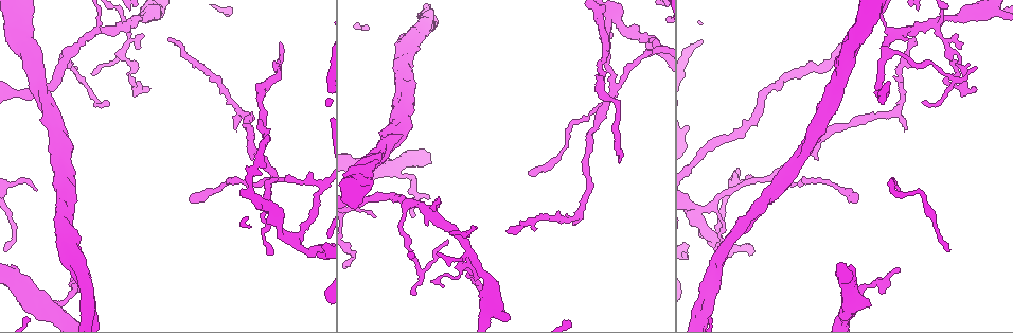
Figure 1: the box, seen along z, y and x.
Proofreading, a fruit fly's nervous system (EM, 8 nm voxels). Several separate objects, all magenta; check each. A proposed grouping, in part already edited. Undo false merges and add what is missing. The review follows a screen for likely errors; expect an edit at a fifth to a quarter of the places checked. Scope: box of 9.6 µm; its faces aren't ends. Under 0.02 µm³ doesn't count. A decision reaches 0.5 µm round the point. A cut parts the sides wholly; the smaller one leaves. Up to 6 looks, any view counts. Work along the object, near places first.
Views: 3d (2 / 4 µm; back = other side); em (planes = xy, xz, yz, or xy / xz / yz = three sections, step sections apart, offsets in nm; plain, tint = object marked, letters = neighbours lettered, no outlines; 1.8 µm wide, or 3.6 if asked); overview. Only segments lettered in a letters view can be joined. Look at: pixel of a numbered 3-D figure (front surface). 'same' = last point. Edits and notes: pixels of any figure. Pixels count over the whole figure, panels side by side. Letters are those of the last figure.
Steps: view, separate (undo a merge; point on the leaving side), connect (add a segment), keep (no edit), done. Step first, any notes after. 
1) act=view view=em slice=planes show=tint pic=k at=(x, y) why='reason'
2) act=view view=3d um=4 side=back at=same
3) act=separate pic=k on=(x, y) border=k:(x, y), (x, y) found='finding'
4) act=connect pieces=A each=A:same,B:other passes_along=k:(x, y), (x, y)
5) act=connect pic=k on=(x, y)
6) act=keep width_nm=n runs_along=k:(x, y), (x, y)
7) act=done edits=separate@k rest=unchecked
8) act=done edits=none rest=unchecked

act=view view=em slice=xz step=4 show=letters pic=1 at=(145, 86) why='tapers out'

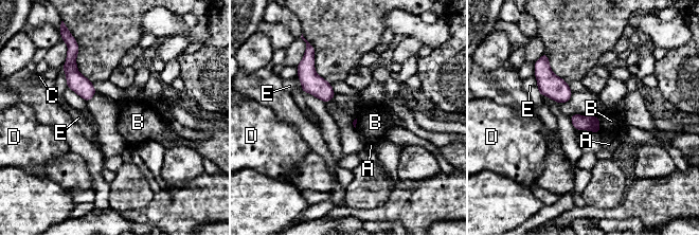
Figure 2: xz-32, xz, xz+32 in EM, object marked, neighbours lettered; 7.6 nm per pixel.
act=view view=em slice=planes show=letters at=same why='cut it another way'

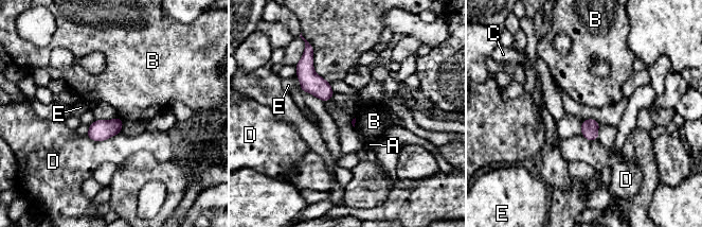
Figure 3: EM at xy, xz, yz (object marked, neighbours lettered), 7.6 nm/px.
act=keep each=A:other,B:other,C:other,D:other,E:other found='no lettered segment goes on from it'

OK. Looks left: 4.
act=view view=em slice=xz step=8 show=letters pic=1 at=(852, 202) why='long arm stops here'

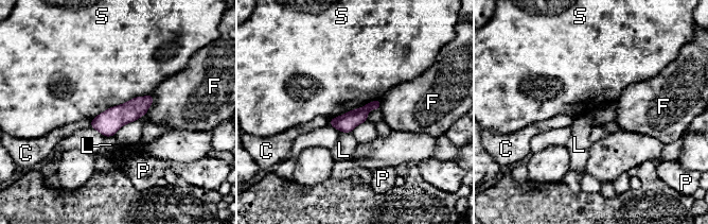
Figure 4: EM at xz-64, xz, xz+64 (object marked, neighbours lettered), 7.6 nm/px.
act=keep each=C:other,F:other,L:other,P:other,S:other border=4:(151, 93), (110, 106), (91, 119) found='none of them fits'

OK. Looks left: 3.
act=view view=3d um=2 pic=1 at=(620, 161) why='free end'

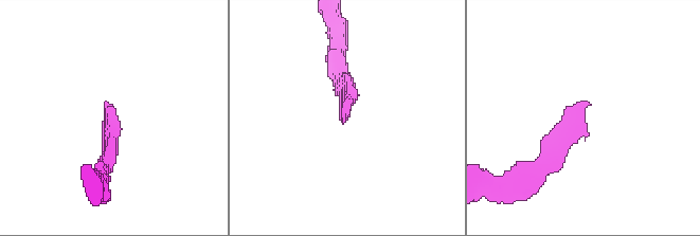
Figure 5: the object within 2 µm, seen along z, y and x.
act=view view=em slice=xz step=16 show=letters pic=5 at=(587, 107) why='shape alone is not enough'

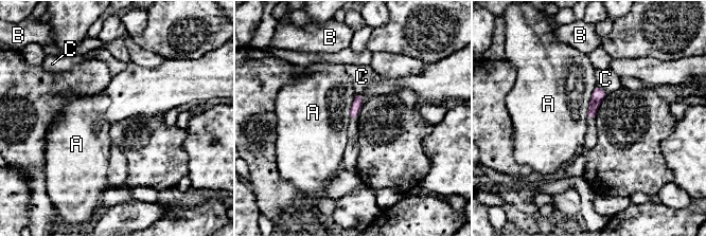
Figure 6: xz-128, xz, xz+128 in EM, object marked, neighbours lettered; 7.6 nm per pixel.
act=view view=em slice=planes show=letters at=same why='cut it another way'

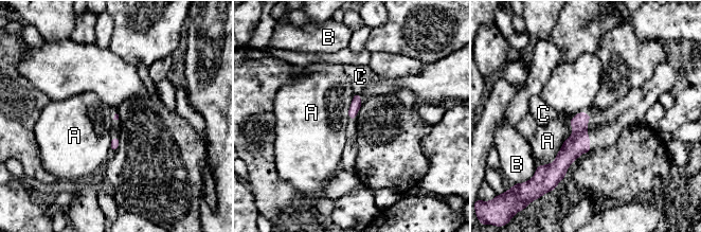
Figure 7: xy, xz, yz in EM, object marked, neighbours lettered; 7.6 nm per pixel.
act=keep each=A:other,B:other,C:other border=7:(577, 113), (556, 158), (536, 168) found='none of them fits'

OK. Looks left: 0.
act=done edits=none rest=unchecked

